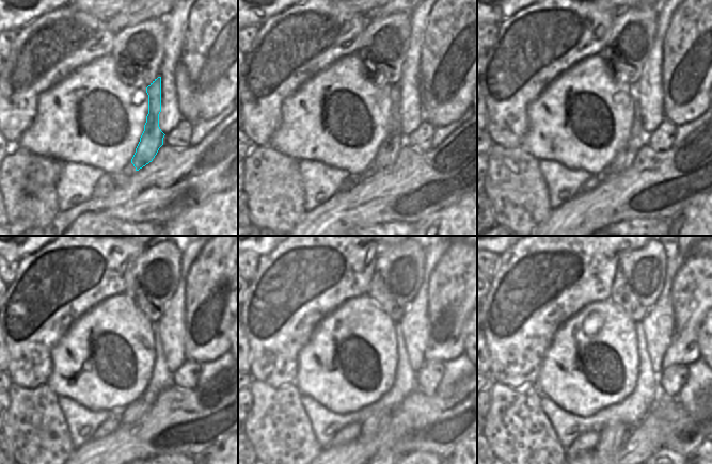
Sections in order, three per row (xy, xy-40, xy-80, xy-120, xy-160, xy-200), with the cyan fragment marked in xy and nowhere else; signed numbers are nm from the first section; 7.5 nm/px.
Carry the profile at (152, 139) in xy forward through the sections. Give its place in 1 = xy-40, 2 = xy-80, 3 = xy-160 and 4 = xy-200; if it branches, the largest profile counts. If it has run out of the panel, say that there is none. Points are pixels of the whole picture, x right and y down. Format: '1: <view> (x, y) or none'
1: xy-40 (394, 141)
2: xy-80 (625, 159)
3: xy-160 (374, 428)
4: xy-200 (612, 437)

